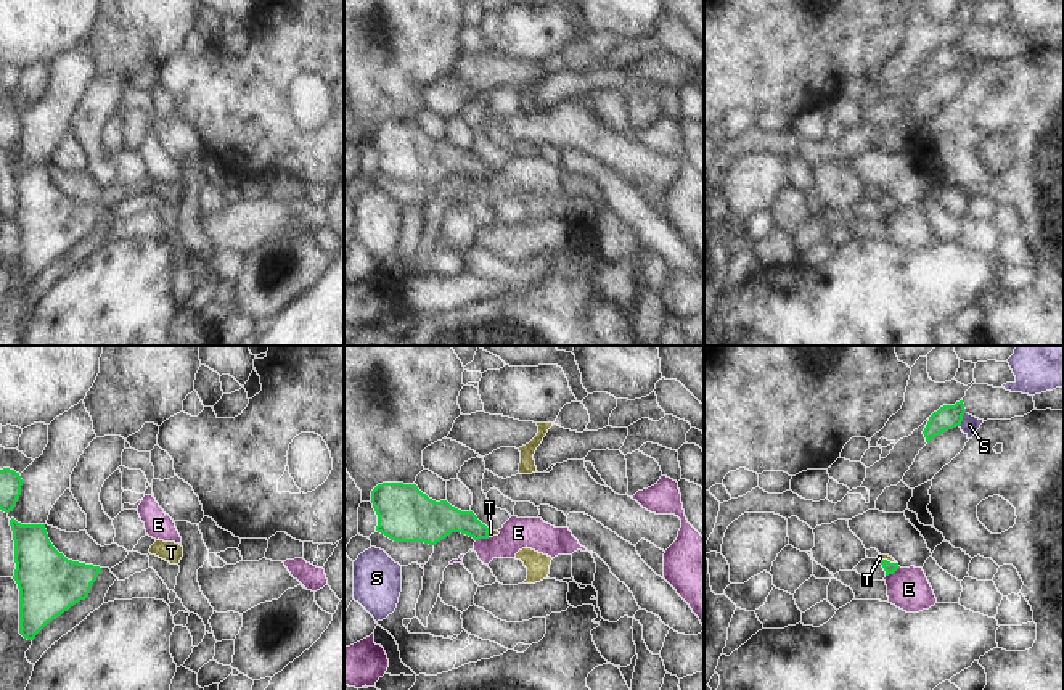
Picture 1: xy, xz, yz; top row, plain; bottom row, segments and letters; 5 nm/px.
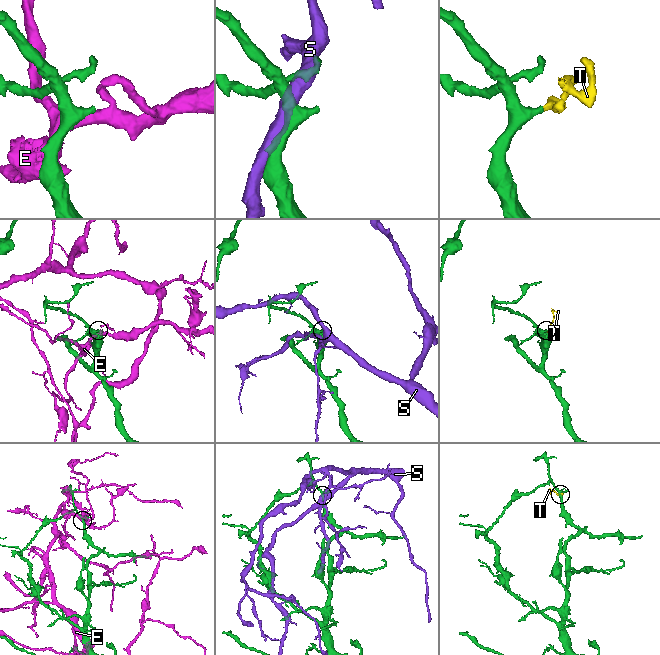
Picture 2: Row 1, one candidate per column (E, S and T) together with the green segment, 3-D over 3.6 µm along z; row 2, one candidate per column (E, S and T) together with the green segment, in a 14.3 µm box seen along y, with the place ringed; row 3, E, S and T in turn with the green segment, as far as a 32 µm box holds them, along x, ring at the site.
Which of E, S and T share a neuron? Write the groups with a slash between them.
E / S / T

